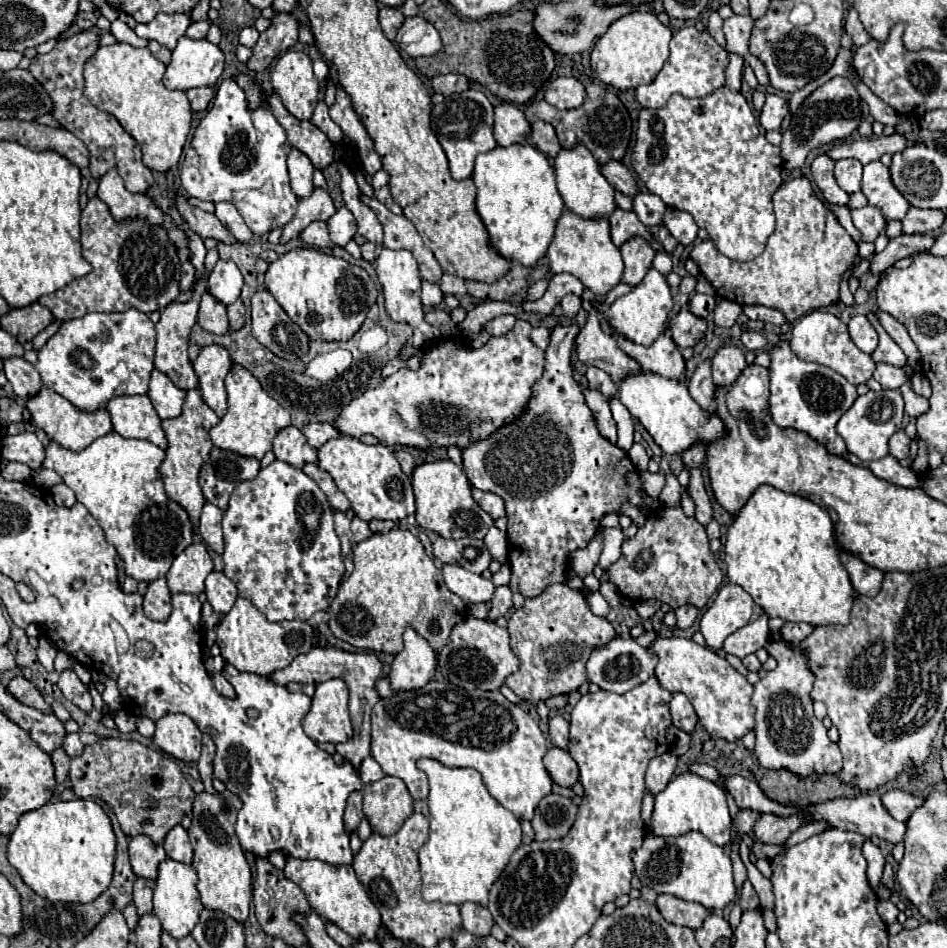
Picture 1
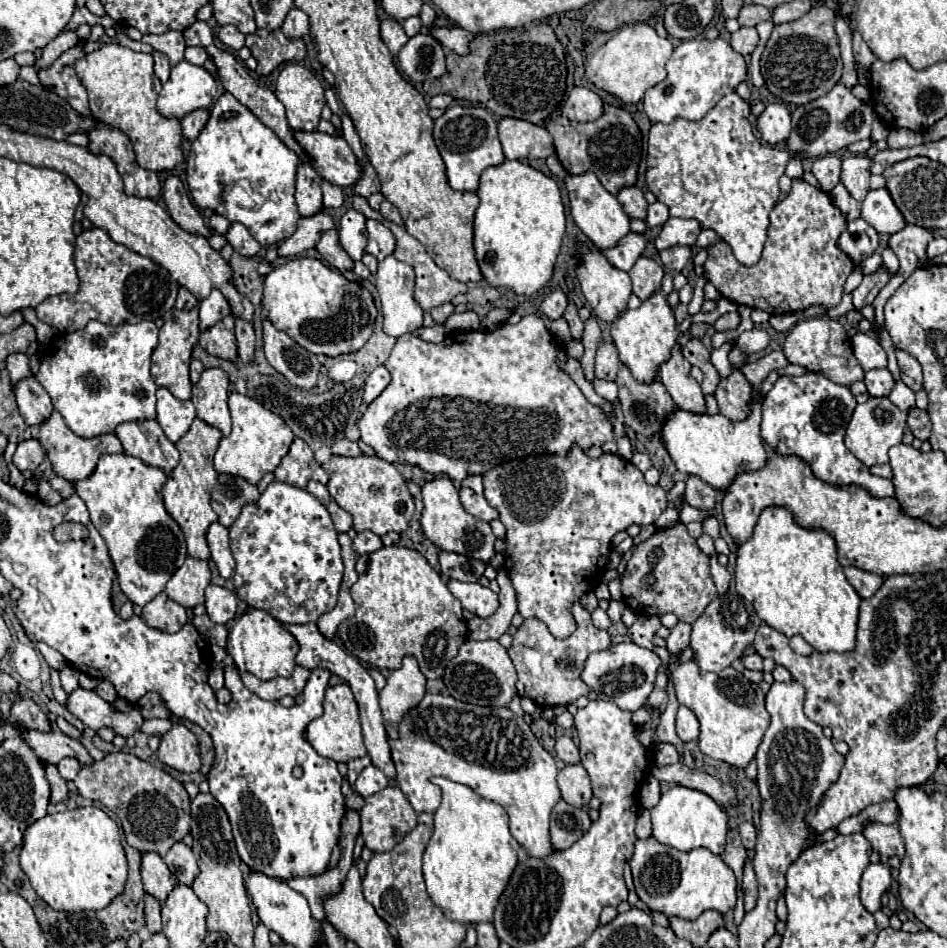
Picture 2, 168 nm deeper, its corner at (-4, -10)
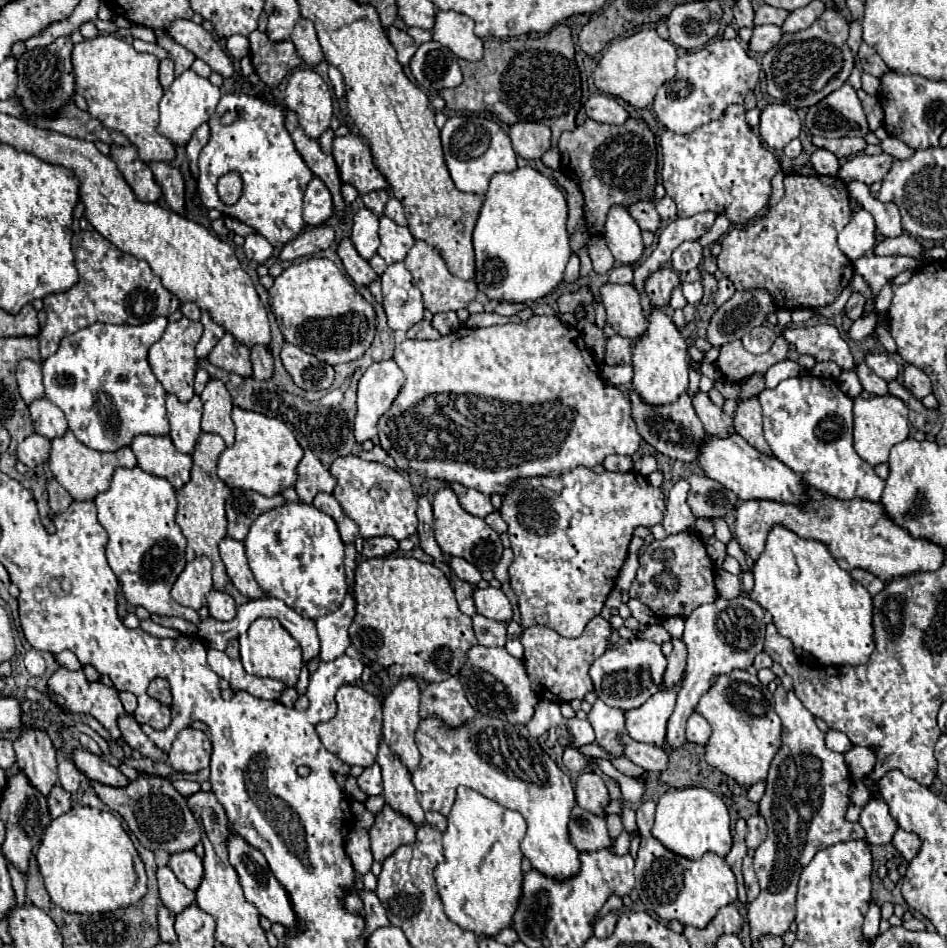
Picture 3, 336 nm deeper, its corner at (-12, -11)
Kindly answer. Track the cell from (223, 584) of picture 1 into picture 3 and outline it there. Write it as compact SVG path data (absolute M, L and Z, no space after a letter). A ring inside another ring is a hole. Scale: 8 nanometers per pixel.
M211 591L207 595L207 607L209 615L217 621L231 621L235 617L235 601L225 591Z

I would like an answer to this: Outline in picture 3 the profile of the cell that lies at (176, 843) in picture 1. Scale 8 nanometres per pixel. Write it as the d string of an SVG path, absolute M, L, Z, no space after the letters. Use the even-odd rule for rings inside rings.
M181 851L171 855L169 867L173 869L175 877L187 887L197 889L203 879L203 861L195 855L195 851Z

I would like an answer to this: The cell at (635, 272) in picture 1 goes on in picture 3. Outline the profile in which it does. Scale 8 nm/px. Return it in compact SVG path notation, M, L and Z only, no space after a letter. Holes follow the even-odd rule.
M673 269L655 271L645 285L645 293L651 299L651 307L667 307L671 299L671 291L679 285L677 273Z

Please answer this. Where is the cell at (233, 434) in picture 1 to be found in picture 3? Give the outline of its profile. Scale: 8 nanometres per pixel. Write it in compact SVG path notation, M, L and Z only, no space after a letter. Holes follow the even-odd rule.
M233 407L231 419L235 423L237 435L233 447L225 449L219 457L217 475L231 489L251 489L265 497L273 497L287 487L293 487L297 481L297 465L303 457L295 435L283 421L265 417L261 413L251 413L239 407Z

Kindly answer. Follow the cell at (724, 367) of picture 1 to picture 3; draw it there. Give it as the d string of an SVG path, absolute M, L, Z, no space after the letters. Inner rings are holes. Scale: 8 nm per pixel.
M751 397L743 403L739 403L735 413L735 431L741 435L749 445L753 445L757 451L761 451L767 457L773 457L765 437L763 437L763 425L761 425L761 405L757 397Z

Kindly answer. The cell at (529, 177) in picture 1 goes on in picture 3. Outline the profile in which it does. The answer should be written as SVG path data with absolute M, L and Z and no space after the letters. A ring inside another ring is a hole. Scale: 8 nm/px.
M525 165L511 173L495 173L485 193L483 207L479 211L473 247L475 247L475 283L481 293L493 301L509 303L531 303L549 295L561 281L565 265L571 257L569 235L565 229L567 223L567 201L563 191L537 169Z

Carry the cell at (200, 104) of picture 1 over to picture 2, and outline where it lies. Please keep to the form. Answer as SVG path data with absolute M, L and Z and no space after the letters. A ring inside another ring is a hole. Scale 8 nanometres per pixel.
M199 108L199 110L193 110L189 112L183 120L181 120L181 130L183 130L183 136L187 140L195 140L201 132L201 128L205 126L209 118L209 110L207 108Z

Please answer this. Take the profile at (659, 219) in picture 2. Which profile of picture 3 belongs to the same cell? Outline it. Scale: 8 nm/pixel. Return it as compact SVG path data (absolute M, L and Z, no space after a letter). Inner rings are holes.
M663 197L663 199L657 199L655 201L655 207L661 215L661 219L675 219L677 217L677 207L675 207L675 201L671 197Z

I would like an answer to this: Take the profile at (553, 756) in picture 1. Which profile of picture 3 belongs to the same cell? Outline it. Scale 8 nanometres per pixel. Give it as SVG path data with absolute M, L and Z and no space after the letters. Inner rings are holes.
M583 773L575 785L577 805L593 815L605 817L605 807L609 803L609 793L603 779L597 773Z

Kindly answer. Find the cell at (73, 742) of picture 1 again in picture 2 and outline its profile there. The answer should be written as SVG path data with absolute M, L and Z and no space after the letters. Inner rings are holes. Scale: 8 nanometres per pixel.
M63 758L59 764L59 774L65 778L65 780L75 780L75 776L79 774L81 770L81 762L77 758Z

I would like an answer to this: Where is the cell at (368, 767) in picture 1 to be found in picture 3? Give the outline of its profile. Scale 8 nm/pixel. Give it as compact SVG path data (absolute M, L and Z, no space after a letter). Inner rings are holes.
M375 763L371 767L367 767L359 777L357 777L357 785L363 793L367 795L381 795L383 793L383 779L381 779L381 767Z

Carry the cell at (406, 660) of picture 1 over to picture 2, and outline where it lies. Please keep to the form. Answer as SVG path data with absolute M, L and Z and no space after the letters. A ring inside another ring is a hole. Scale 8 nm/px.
M413 656L403 658L403 666L393 670L387 678L385 688L379 692L379 704L383 710L383 722L389 736L397 736L397 724L403 714L419 704L425 696L427 678L423 676L417 660Z

